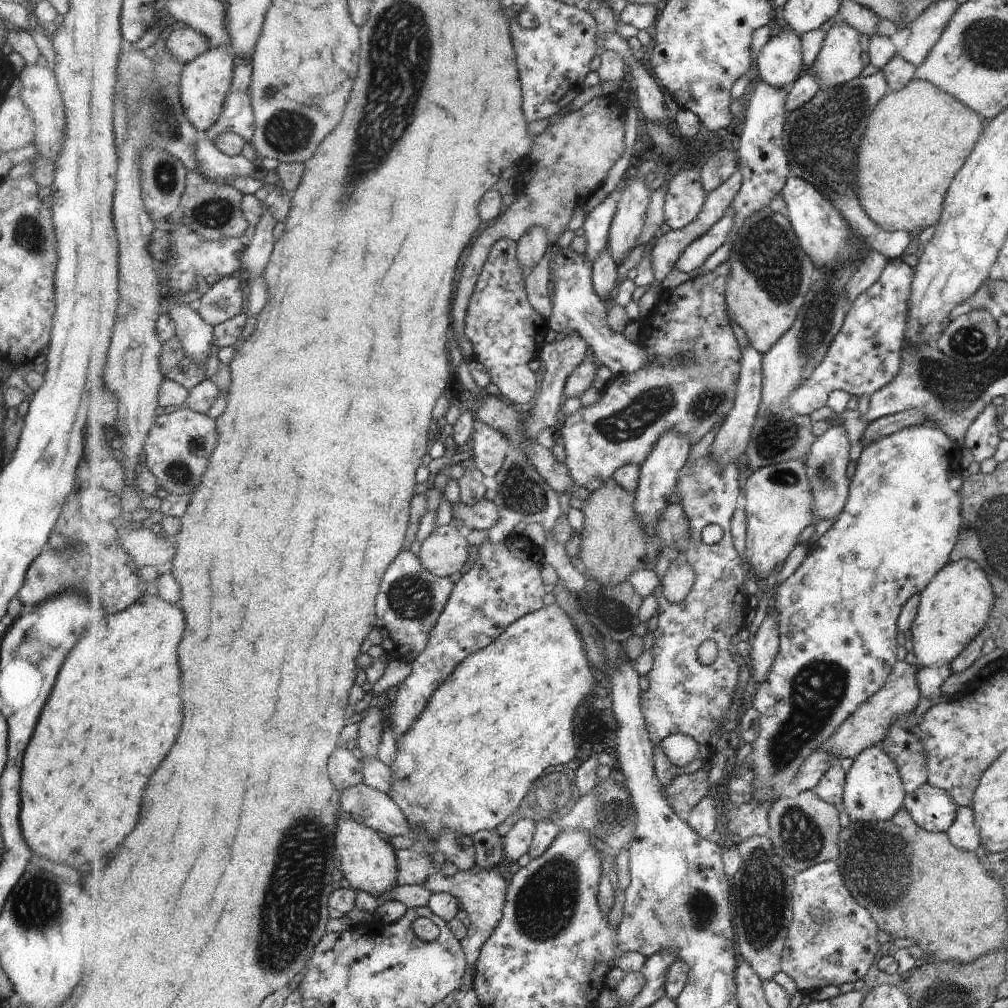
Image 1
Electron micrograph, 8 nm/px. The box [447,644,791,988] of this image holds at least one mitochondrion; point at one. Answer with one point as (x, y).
(545, 904)

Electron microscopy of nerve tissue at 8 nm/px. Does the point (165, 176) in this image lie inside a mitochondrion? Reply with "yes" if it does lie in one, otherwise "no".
yes

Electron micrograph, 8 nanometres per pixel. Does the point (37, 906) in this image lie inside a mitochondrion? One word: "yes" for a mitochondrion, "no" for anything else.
yes

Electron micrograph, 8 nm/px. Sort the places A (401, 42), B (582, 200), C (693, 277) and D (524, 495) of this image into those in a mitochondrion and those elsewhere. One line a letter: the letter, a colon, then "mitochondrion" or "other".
A: mitochondrion
B: other
C: other
D: mitochondrion

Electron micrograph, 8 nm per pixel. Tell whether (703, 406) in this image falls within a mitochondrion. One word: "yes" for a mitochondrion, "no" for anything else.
yes

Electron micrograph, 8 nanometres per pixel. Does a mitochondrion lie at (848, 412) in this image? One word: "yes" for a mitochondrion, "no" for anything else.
no

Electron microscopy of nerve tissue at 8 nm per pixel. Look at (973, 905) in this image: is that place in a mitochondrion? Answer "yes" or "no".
no

